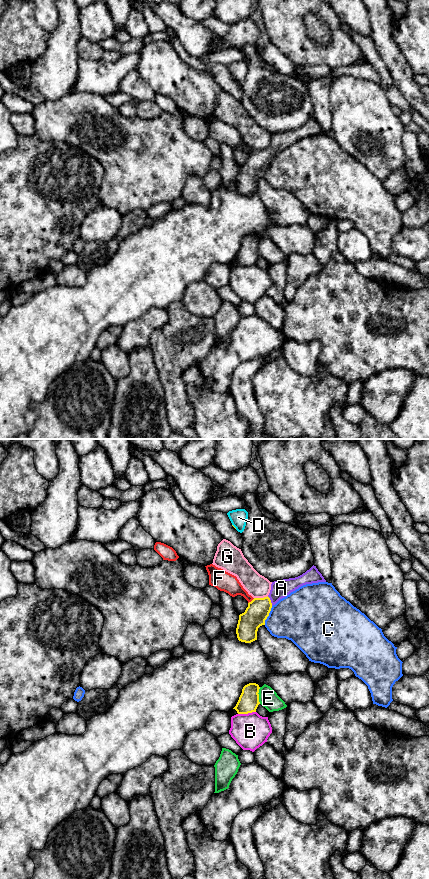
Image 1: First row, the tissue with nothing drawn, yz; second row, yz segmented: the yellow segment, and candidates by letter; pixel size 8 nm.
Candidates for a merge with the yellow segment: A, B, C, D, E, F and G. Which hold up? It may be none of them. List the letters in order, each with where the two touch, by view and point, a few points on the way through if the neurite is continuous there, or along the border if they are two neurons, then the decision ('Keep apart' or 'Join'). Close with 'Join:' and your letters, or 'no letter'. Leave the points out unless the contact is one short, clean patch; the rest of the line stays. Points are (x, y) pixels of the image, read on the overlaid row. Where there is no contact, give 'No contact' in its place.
A: Touches yellow at yz (270, 601). Path across: yz (258, 610), (270, 601), (281, 588). Join
B: Touches yellow at yz (246, 713). Keep apart
C: Touches yellow at yz (268, 615). Keep apart
D: Touches yellow at yz (233, 526). Keep apart
E: Touches yellow at yz (258, 695). Keep apart
F: Touches yellow at yz (252, 600). Keep apart
G: Touches yellow at yz (260, 598). Keep apart
Join: A

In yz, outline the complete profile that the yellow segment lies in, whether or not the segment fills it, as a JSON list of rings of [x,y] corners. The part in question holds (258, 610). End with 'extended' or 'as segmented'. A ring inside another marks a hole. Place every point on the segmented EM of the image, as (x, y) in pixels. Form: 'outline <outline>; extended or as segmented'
outline [[[314,565],[298,577],[272,582],[269,595],[264,598],[254,598],[248,603],[245,612],[239,615],[236,628],[238,640],[245,643],[257,640],[258,628],[265,625],[273,605],[299,587],[318,582],[326,582],[326,580]]]; extended

